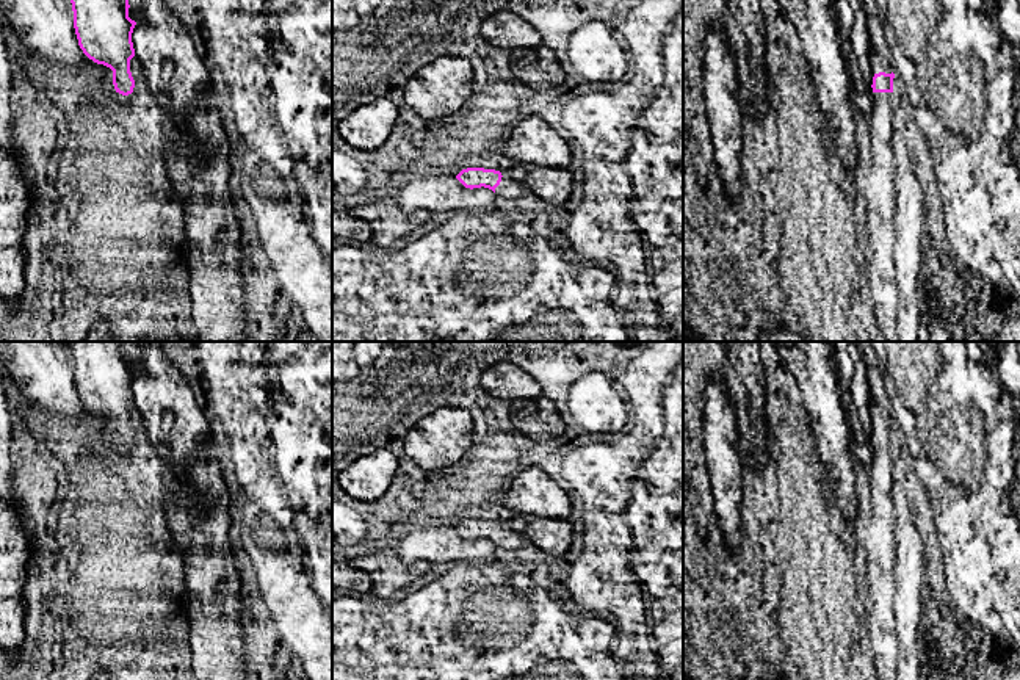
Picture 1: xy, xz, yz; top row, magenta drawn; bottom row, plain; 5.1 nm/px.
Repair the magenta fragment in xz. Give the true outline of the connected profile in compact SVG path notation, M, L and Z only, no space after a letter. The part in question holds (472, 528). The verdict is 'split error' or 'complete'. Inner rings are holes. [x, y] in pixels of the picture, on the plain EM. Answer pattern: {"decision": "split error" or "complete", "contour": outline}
{"decision": "split error", "contour": "M467 519L462 520L456 530L465 539L489 539L492 541L500 550L517 550L528 544L528 537L517 533L509 526L503 526L500 522L495 520L484 520L484 519Z"}

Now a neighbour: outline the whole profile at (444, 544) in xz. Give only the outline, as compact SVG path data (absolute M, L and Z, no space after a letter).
M453 526L418 528L407 533L396 545L406 564L412 562L486 562L494 559L498 547L489 539L465 539Z

